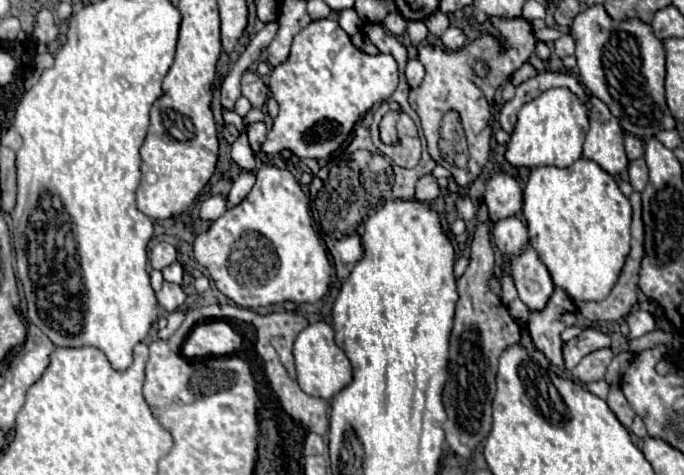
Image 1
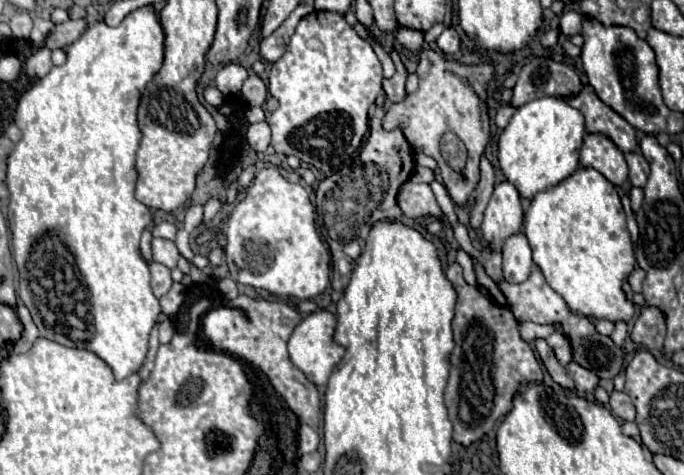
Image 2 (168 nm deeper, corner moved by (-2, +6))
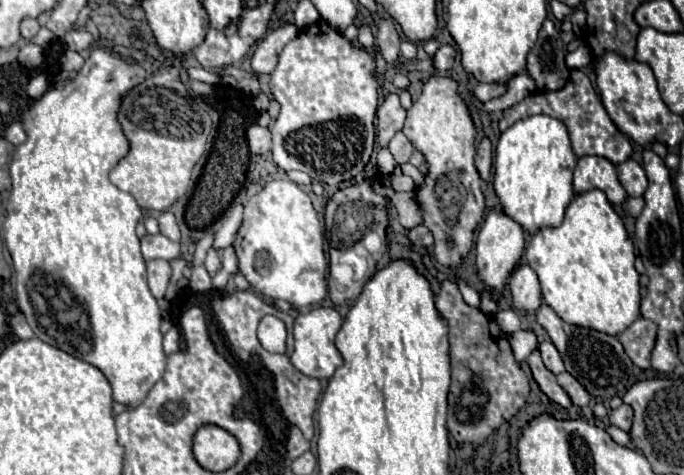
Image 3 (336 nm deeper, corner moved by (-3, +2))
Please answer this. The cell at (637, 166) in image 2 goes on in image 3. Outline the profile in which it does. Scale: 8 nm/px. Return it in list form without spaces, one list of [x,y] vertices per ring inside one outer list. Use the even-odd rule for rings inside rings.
[[[625,160],[617,164],[617,172],[629,196],[643,196],[643,192],[647,190],[647,174],[641,164],[637,164],[635,160]]]

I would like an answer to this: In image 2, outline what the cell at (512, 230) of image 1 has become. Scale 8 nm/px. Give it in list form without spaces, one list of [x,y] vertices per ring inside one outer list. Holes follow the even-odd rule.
[[[522,232],[508,238],[508,242],[504,244],[504,250],[502,250],[502,258],[504,258],[504,264],[502,264],[504,278],[508,282],[520,284],[520,282],[528,280],[534,262],[532,262],[532,250]]]

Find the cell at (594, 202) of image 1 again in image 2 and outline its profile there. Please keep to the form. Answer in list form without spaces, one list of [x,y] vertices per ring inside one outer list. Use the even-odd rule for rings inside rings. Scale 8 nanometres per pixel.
[[[580,168],[552,190],[538,192],[524,216],[524,234],[532,248],[534,264],[542,270],[546,282],[564,298],[572,312],[610,322],[630,322],[634,318],[634,302],[628,300],[626,292],[622,290],[624,280],[636,266],[632,240],[626,228],[620,196],[600,172],[592,168]]]

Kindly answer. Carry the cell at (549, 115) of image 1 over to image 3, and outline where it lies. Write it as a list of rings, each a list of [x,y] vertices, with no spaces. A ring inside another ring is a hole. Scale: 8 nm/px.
[[[537,114],[515,122],[501,134],[495,148],[493,188],[499,196],[501,208],[531,234],[543,226],[559,226],[567,204],[575,196],[575,164],[577,158],[569,142],[569,130],[561,120]]]

